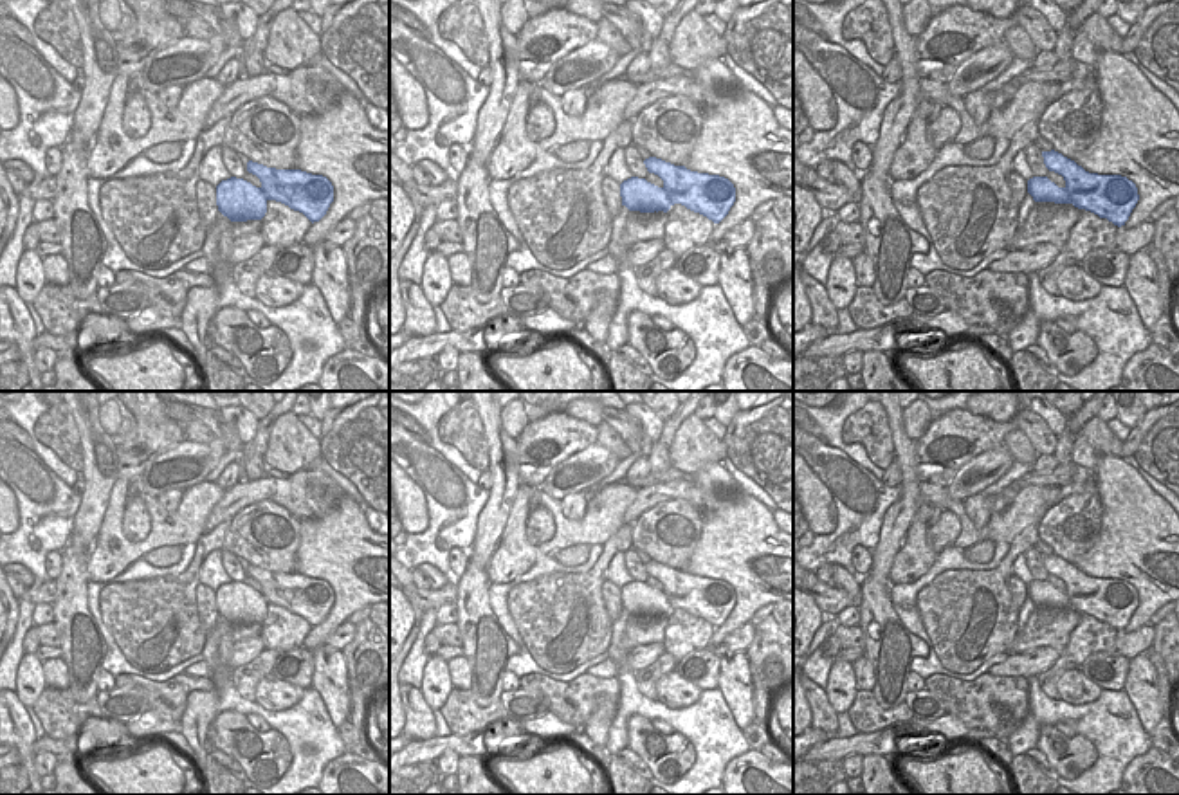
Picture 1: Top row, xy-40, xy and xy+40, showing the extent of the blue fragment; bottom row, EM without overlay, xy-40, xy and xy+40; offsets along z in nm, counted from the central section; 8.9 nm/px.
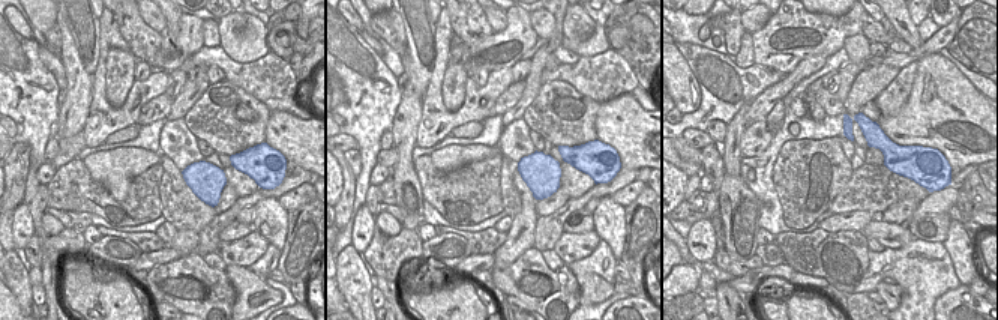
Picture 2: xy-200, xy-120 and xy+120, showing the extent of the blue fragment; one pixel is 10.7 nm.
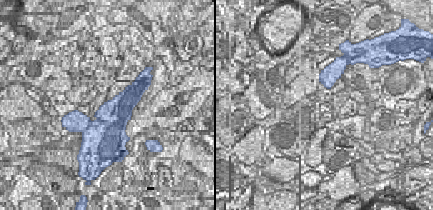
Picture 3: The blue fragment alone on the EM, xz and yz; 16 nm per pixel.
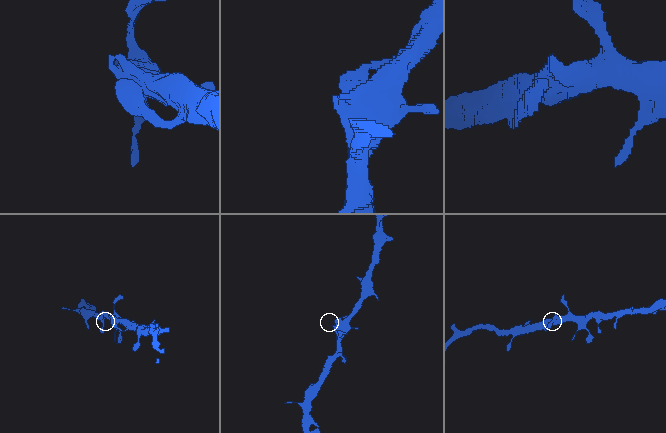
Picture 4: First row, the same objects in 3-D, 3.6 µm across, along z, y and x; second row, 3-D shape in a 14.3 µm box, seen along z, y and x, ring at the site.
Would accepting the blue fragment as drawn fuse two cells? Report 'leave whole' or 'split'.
leave whole

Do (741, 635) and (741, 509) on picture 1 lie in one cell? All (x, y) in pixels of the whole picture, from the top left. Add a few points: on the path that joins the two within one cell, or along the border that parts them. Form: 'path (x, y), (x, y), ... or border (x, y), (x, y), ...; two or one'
border (749, 621), (718, 644), (709, 644); two

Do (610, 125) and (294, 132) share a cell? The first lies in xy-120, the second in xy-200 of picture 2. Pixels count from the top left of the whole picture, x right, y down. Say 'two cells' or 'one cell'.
one cell

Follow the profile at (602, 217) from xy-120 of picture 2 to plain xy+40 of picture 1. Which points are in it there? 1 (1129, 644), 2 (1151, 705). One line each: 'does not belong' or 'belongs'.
1: does not belong
2: belongs

